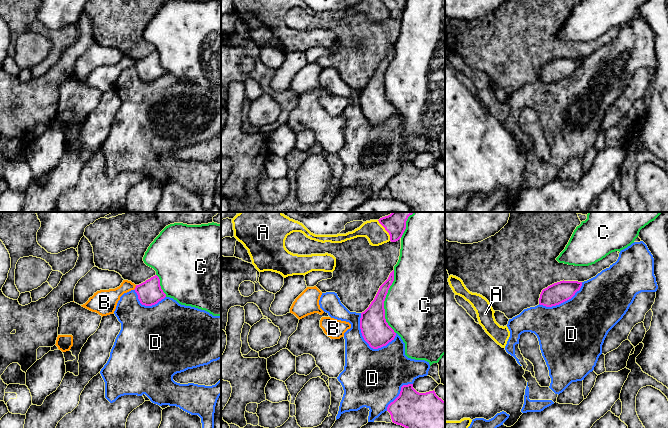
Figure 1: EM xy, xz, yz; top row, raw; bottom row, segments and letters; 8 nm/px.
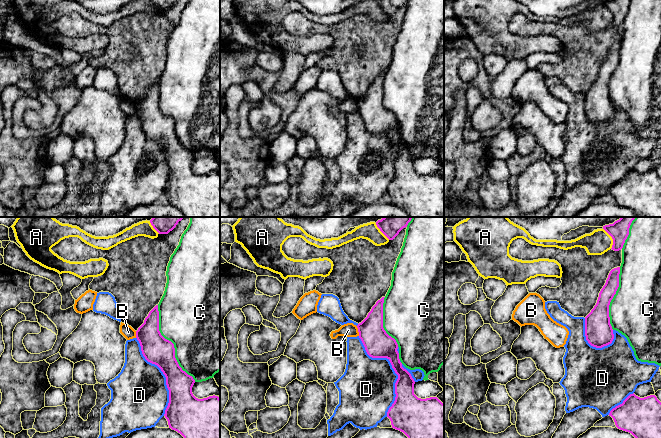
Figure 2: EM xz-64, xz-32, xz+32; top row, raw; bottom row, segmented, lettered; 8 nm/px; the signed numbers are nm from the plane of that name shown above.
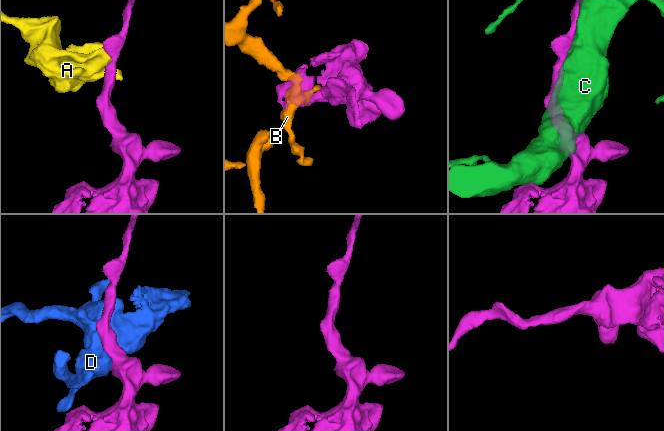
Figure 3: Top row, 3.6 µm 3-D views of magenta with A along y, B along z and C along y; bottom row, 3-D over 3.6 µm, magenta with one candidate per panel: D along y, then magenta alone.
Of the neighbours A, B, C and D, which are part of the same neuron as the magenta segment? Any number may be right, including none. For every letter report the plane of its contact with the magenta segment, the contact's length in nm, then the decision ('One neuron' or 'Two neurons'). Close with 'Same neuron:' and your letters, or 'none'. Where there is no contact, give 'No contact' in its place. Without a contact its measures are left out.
A: Touches magenta in xz. Shared border 160 nm. Two neurons
B: Touches magenta in xy. Shared border 50 nm. Two neurons
C: Touches magenta in xz. Shared border 500 nm. Two neurons
D: Touches magenta in xz. Shared border 360 nm. Two neurons
Same neuron: none

